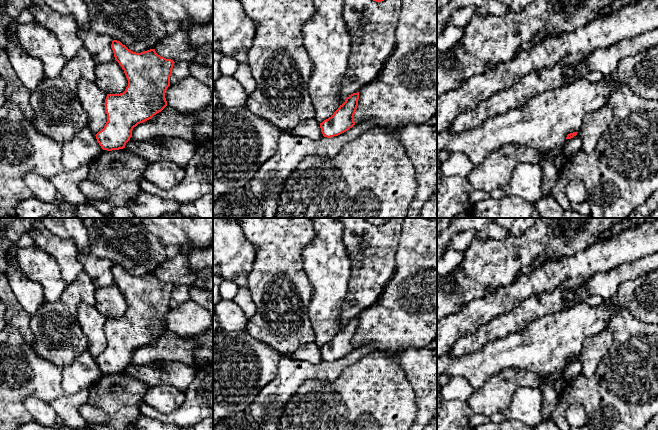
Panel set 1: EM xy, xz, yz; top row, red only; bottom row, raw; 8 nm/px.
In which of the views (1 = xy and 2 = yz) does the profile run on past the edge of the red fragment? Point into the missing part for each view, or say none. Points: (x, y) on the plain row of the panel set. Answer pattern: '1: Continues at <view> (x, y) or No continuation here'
1: No continuation here
2: No continuation here

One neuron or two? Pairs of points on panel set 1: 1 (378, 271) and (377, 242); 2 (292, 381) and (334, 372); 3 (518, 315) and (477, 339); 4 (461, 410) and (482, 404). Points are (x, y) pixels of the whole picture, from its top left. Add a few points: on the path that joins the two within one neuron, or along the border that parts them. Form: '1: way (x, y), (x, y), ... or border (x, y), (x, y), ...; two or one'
1: way (377, 264), (377, 249); one
2: way (302, 372), (324, 372); one
3: way (508, 323), (487, 333); one
4: border (466, 401), (474, 413); two

